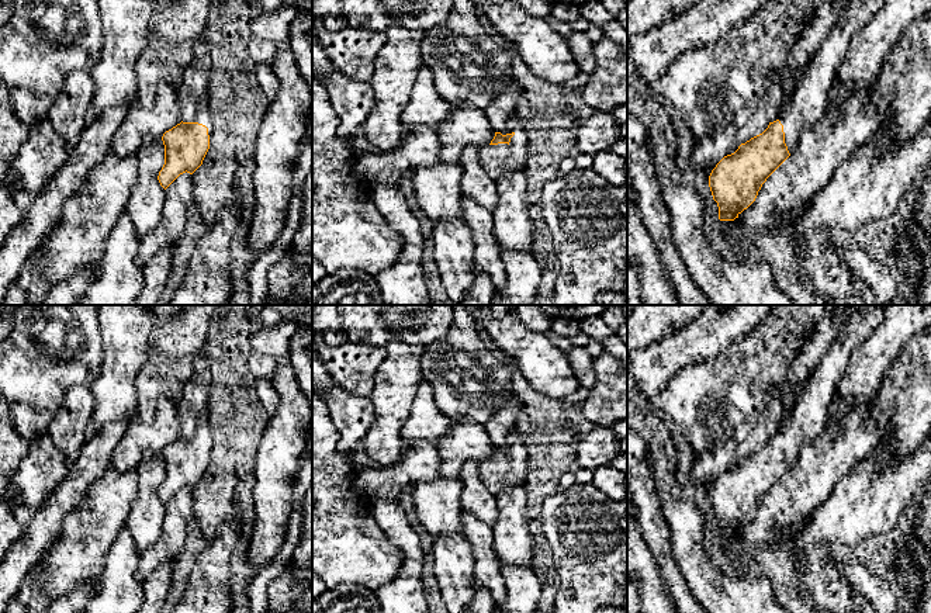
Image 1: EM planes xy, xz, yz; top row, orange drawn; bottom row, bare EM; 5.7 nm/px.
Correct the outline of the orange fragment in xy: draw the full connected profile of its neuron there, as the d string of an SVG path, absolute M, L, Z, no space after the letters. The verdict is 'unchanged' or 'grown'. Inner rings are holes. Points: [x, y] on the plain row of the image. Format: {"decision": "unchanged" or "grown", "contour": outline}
{"decision": "grown", "contour": "M205 412L201 413L193 437L180 437L162 451L165 479L158 495L166 505L180 489L193 489L210 464L212 434Z"}

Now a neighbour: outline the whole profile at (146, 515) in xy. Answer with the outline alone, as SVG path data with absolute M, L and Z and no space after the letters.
M145 454L136 467L138 493L125 524L141 555L152 547L160 536L166 505L158 491L165 479L165 460L162 454Z

